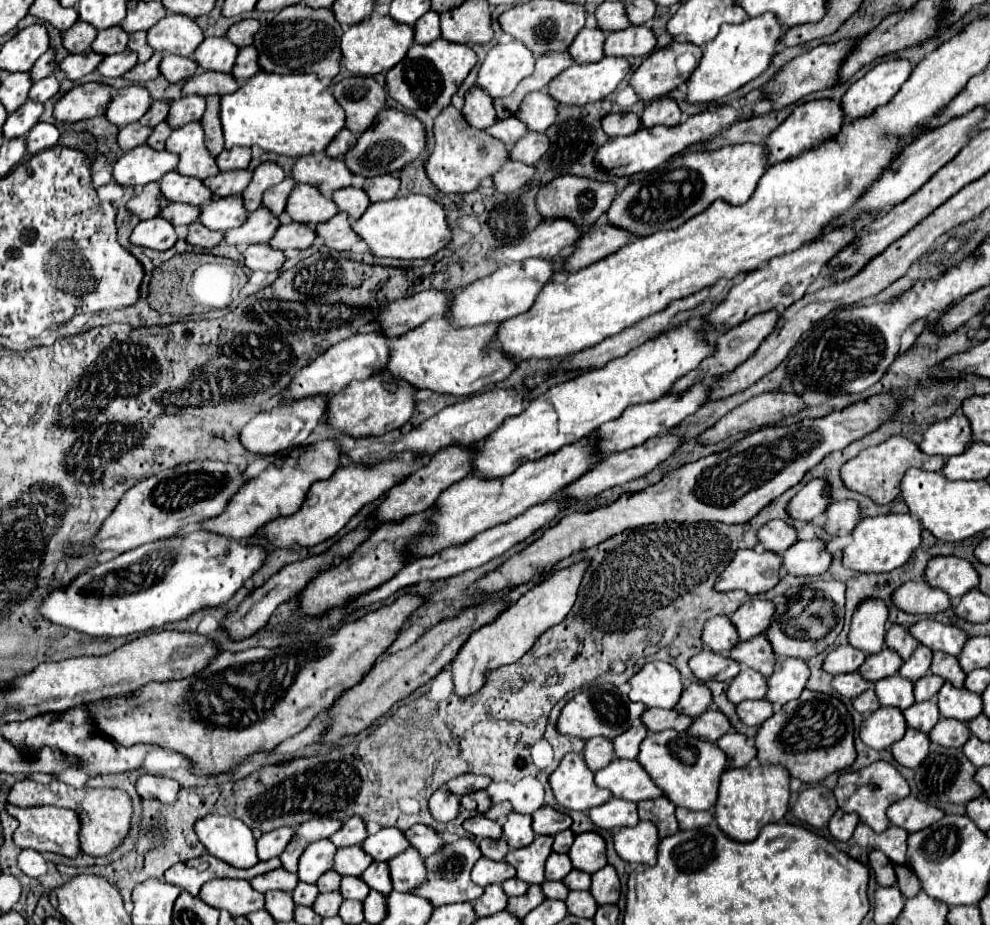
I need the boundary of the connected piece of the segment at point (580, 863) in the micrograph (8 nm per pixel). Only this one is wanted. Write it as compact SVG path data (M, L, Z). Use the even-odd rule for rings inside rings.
M581 833L575 835L575 841L569 849L569 859L573 869L585 871L585 873L595 873L607 865L605 859L605 841L597 833Z

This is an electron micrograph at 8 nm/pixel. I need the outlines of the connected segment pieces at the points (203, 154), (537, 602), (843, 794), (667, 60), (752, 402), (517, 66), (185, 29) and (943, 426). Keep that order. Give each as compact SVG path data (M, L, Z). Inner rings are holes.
M199 121L189 123L169 135L169 139L165 141L165 149L179 155L177 173L197 177L201 181L219 173L215 159L209 155L209 151L205 151L203 139L205 135Z
M585 561L573 567L567 567L563 571L557 571L555 575L549 575L545 583L527 591L517 603L505 609L493 623L477 629L469 637L469 641L463 645L459 655L453 659L455 693L465 697L479 691L483 687L483 677L487 671L519 661L531 649L537 635L561 623L577 599L577 589L579 589L583 571L585 571Z
M875 761L869 767L863 767L859 771L839 775L837 787L833 789L839 809L845 813L857 813L859 821L869 825L875 833L881 833L881 831L885 831L885 827L889 827L889 819L885 815L887 807L891 803L907 797L909 793L911 791L909 791L907 781L899 775L899 771L891 763L885 763L885 761Z
M671 43L659 51L653 51L633 73L629 85L639 95L643 103L651 103L657 97L667 95L681 83L685 83L685 75L675 67L675 59L683 53L693 53L695 59L701 59L701 49L691 43Z
M773 391L773 395L759 395L757 399L749 399L747 403L729 411L729 415L721 417L713 427L705 429L699 437L699 445L715 445L731 435L741 431L759 429L769 423L777 423L783 417L793 415L793 411L803 409L803 401L797 393L781 393Z
M509 41L505 45L495 45L477 73L477 87L493 99L507 97L521 79L533 73L533 63L535 55L525 49L523 43Z
M169 13L147 31L147 45L153 47L153 51L181 57L191 57L201 41L203 31L193 19L185 19L185 15Z
M953 415L949 419L933 423L923 433L923 439L917 447L925 455L953 457L965 451L965 447L969 445L971 445L971 427L967 419L963 419L963 415Z

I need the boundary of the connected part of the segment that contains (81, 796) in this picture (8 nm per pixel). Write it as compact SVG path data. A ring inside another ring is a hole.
M21 779L17 781L9 795L7 801L19 807L33 807L33 805L55 805L55 807L65 807L73 809L81 821L79 829L79 845L83 853L89 853L93 857L107 855L113 851L123 837L129 831L129 821L131 821L131 799L123 789L91 789L91 787L71 787L59 779L53 779L49 783L37 783L33 779Z

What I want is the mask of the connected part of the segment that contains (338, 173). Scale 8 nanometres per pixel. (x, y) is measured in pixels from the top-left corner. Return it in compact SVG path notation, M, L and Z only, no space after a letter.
M307 155L299 157L291 169L291 179L295 183L315 185L325 197L333 191L349 187L353 173L345 167L343 159L329 159L327 155Z

